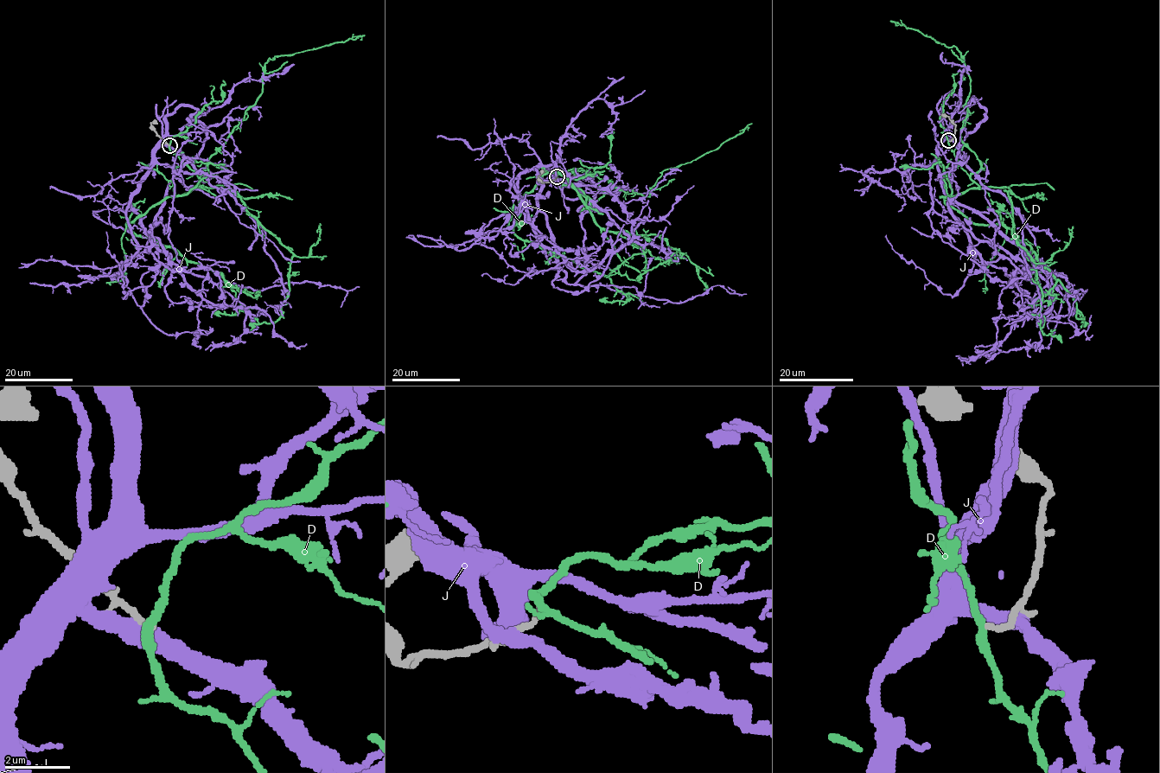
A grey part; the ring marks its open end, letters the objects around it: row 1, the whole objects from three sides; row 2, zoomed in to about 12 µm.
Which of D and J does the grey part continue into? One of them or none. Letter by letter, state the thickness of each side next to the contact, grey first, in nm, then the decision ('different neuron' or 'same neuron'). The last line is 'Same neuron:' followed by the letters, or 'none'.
D: 170 nm thick on the grey side, 260 nm on the other; different neuron
J: 180 nm thick on the grey side, 400 nm on the other; different neuron
Same neuron: none

